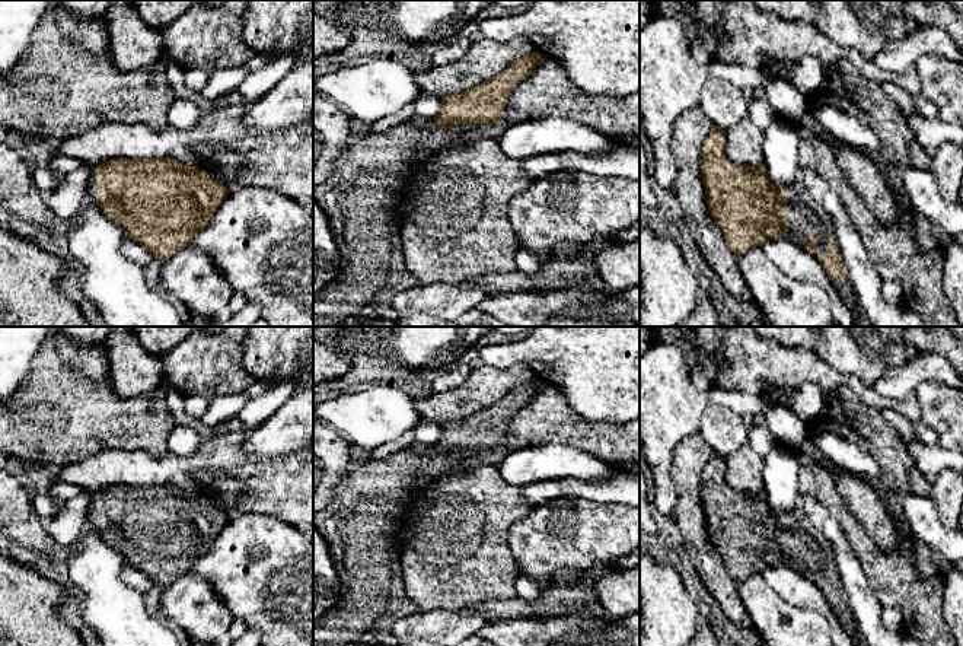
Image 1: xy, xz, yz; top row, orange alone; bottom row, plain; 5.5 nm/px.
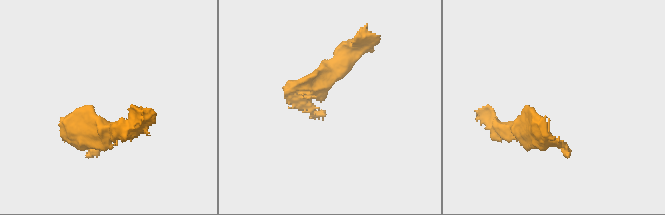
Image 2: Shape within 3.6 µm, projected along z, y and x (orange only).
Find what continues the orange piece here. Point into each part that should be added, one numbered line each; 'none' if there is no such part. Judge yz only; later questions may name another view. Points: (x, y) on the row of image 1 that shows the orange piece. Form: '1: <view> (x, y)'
1: yz (803, 213)

